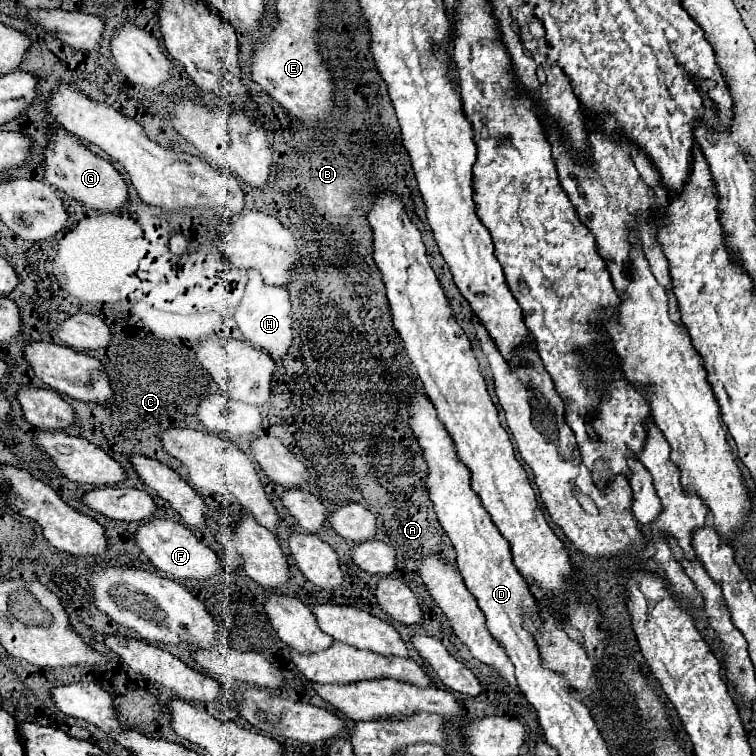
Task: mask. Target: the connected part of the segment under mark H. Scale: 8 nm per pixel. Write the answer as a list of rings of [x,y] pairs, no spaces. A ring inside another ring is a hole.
[[[250,270],[248,288],[246,288],[244,300],[238,306],[234,320],[250,344],[268,352],[274,360],[286,358],[286,354],[292,346],[292,340],[294,340],[294,316],[292,316],[292,302],[290,302],[288,290],[276,288],[276,286],[266,286],[262,282],[262,276],[258,272]]]

